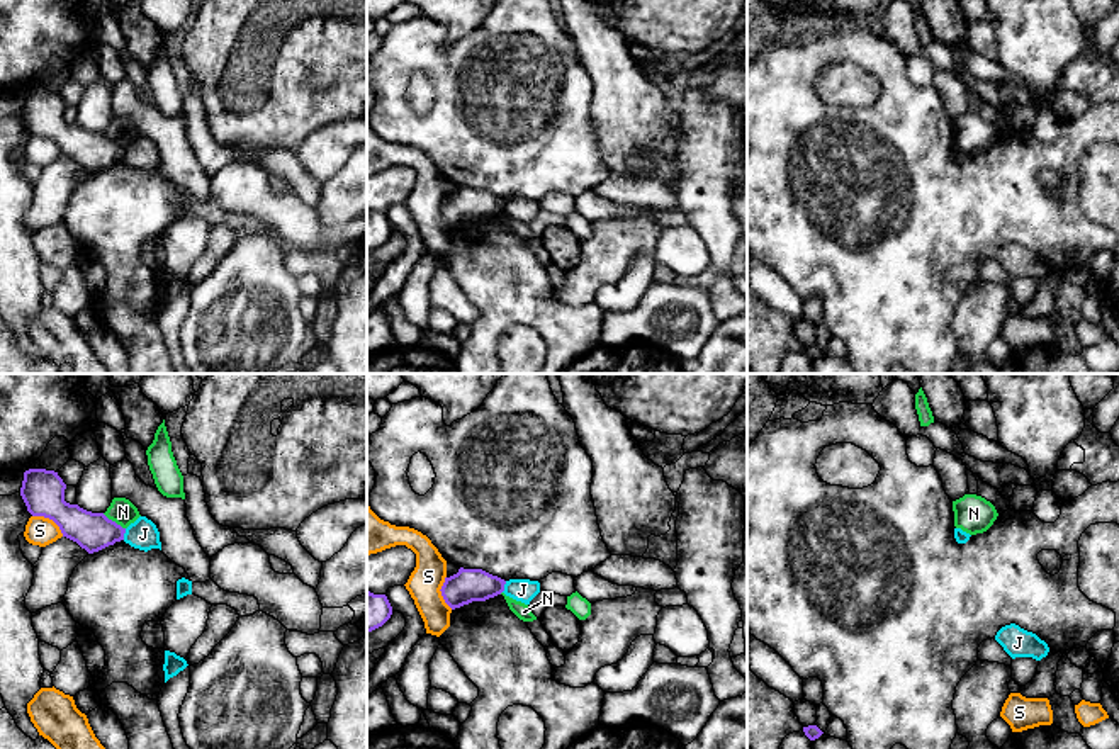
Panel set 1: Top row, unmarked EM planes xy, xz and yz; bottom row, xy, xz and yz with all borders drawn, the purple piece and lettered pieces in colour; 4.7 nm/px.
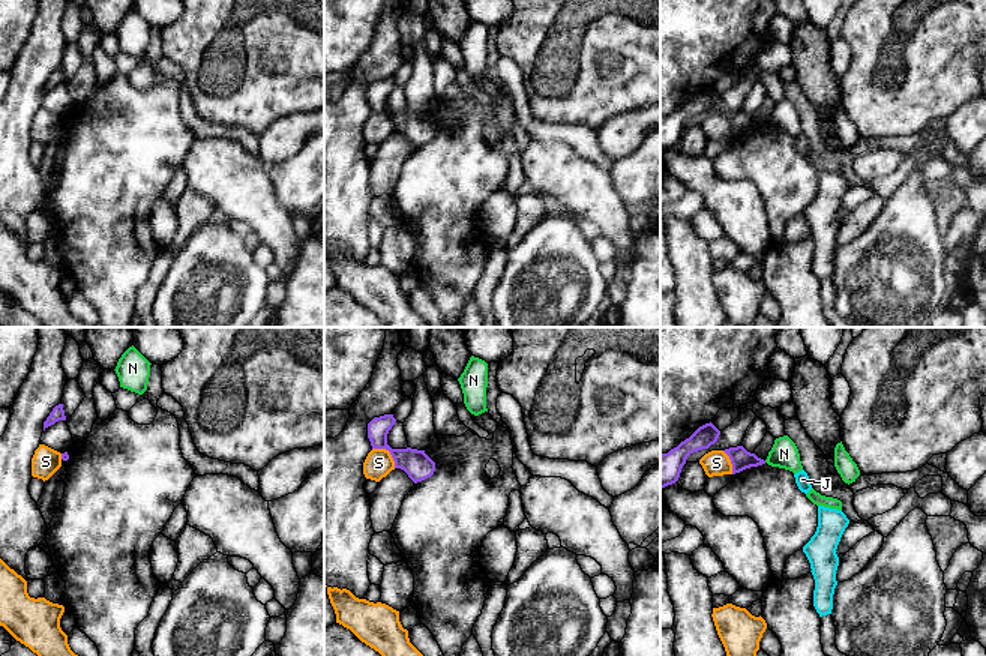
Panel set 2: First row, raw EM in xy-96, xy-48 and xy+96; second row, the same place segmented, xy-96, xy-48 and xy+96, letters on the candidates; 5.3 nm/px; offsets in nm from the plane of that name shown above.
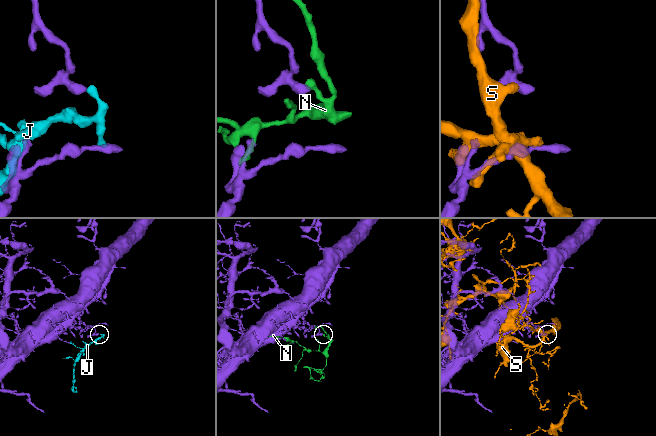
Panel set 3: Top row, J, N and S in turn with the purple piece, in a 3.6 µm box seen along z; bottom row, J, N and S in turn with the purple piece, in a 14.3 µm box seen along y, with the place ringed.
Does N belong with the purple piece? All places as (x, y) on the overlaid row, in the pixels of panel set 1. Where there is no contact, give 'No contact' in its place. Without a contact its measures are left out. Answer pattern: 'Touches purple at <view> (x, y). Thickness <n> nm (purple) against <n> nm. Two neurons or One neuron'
Touches purple at xy (114, 522). Thickness 180 nm (purple) against 120 nm. Two neurons

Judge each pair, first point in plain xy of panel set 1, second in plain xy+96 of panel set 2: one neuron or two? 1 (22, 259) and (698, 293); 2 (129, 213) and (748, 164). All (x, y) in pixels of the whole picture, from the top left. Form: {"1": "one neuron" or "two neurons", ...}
{"1": "one neuron", "2": "one neuron"}

